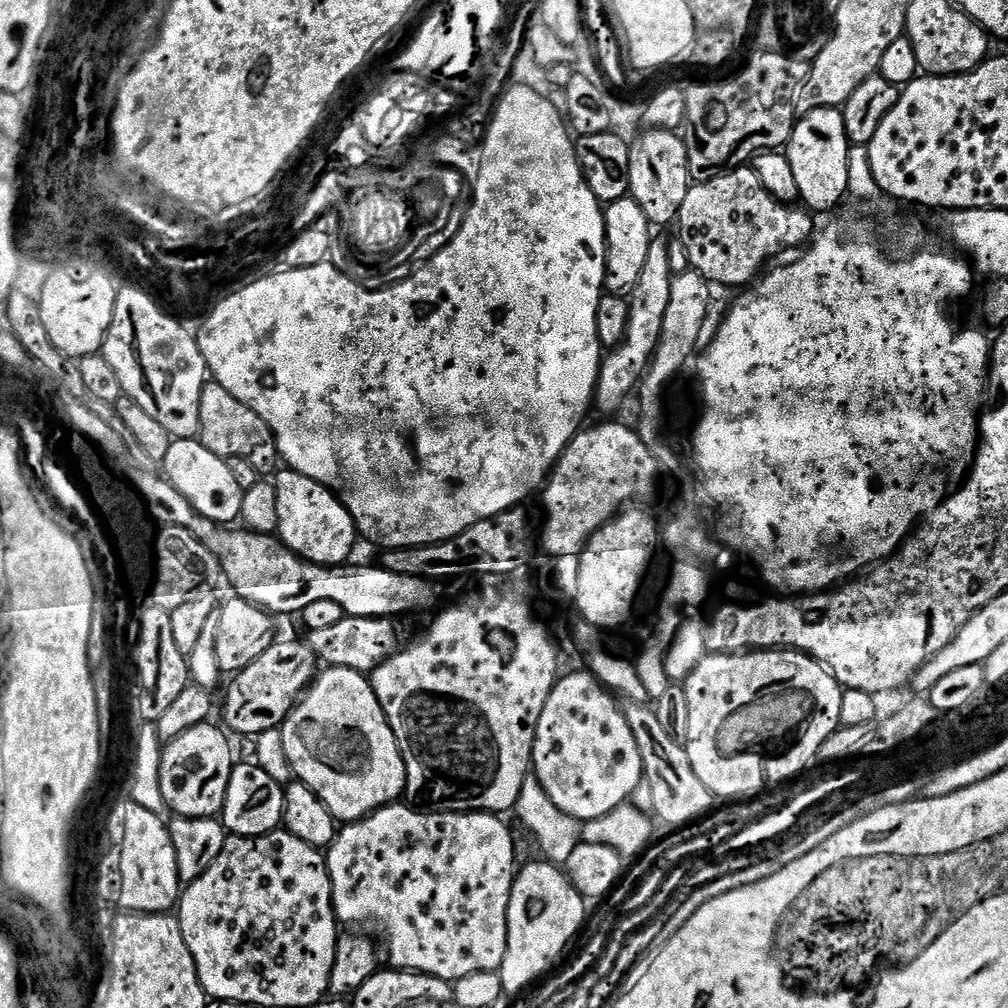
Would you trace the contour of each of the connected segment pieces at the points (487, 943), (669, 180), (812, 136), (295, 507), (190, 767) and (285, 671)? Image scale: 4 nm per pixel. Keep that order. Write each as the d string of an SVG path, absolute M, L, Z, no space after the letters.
M404 802L387 804L379 808L363 820L345 823L337 831L336 841L327 849L326 859L328 873L332 883L332 905L336 911L337 921L344 924L373 924L384 935L388 943L387 963L394 968L403 968L410 972L425 972L443 980L453 982L467 975L479 972L499 973L502 962L506 958L508 945L508 907L512 893L512 881L516 879L518 863L516 864L516 844L512 841L512 832L503 824L499 815L490 812L445 812L443 810L428 810L432 812L415 812L407 808Z
M654 128L645 131L645 136L640 136L631 145L630 154L630 186L628 187L632 199L642 206L646 218L654 226L660 224L670 225L677 219L682 204L686 199L686 194L690 187L690 177L688 175L688 146L683 139L679 140L675 131L666 128Z
M824 108L797 119L786 145L786 155L798 182L798 194L805 209L813 213L828 212L849 195L850 154L853 145L848 142L844 113L840 108Z
M280 470L275 473L279 539L292 552L315 564L343 564L349 559L352 547L358 541L356 523L332 489L306 478L301 472Z
M205 722L163 745L161 792L169 813L186 818L216 818L223 813L234 759L229 733L220 728Z
M280 640L271 644L256 661L231 677L232 685L224 696L223 723L227 731L257 738L264 731L279 729L317 675L318 661L307 643Z

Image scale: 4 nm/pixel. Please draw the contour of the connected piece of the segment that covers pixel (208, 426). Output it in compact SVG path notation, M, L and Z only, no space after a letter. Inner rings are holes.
M209 382L202 390L202 402L198 406L198 414L200 415L198 439L202 446L206 446L206 450L229 462L245 460L256 472L272 474L277 471L276 439L270 426L266 426L264 419L254 414L250 406L238 402L238 398L234 398L234 394L226 390L226 386Z

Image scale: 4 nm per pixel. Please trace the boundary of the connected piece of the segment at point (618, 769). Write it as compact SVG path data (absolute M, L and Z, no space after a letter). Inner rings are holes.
M590 671L572 672L569 676L567 673L561 675L556 685L552 687L550 698L546 698L546 710L542 710L542 718L538 718L538 730L536 731L534 746L532 747L532 767L535 779L544 787L546 794L554 802L554 806L558 806L558 810L570 814L575 820L581 822L600 819L610 814L616 808L627 805L635 794L635 788L638 786L639 780L644 778L642 754L638 754L638 742L634 740L634 730L630 730L630 722L624 717L624 708L621 705L616 705L616 701L618 701L617 697L605 688Z

